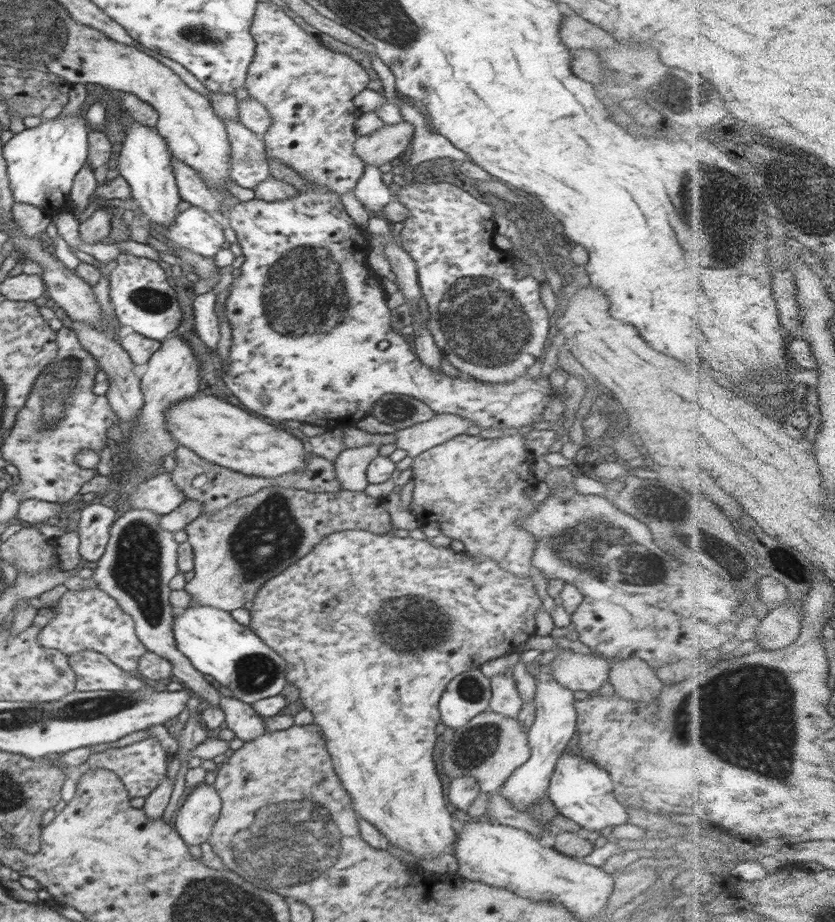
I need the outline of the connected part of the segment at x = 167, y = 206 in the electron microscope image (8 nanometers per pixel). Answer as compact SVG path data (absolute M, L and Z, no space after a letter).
M127 114L122 118L122 123L124 140L117 165L120 175L130 186L132 198L139 201L138 210L148 215L153 222L164 224L168 228L174 224L176 208L182 201L175 182L173 152L158 131L142 126Z

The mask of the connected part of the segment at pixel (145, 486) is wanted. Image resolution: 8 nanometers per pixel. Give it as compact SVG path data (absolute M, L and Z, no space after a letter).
M161 472L129 492L125 509L143 508L162 516L178 508L185 500L183 492L172 482L171 475Z

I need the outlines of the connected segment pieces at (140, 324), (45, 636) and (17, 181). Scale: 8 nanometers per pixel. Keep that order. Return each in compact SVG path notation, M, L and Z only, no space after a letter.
M129 253L119 254L117 262L109 276L109 288L118 322L128 331L163 342L182 321L176 291L168 283L166 272L159 261Z
M75 587L66 592L52 607L56 610L56 615L41 628L37 638L43 647L59 650L66 656L78 654L83 650L93 650L104 654L124 671L137 671L139 659L148 650L135 633L134 619L118 606L114 598L100 589Z
M78 112L14 134L2 149L14 202L37 206L50 215L70 202L75 177L87 162L89 132L86 119Z

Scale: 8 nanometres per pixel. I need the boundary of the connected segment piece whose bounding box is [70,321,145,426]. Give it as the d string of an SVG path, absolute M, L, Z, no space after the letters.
M72 321L70 328L75 331L80 344L97 359L101 370L109 374L111 383L105 395L108 397L111 409L120 422L123 421L129 426L133 426L133 422L137 420L145 400L141 391L141 379L136 377L134 373L135 364L130 355L120 346L120 342L112 339L104 332L94 329L93 325Z

